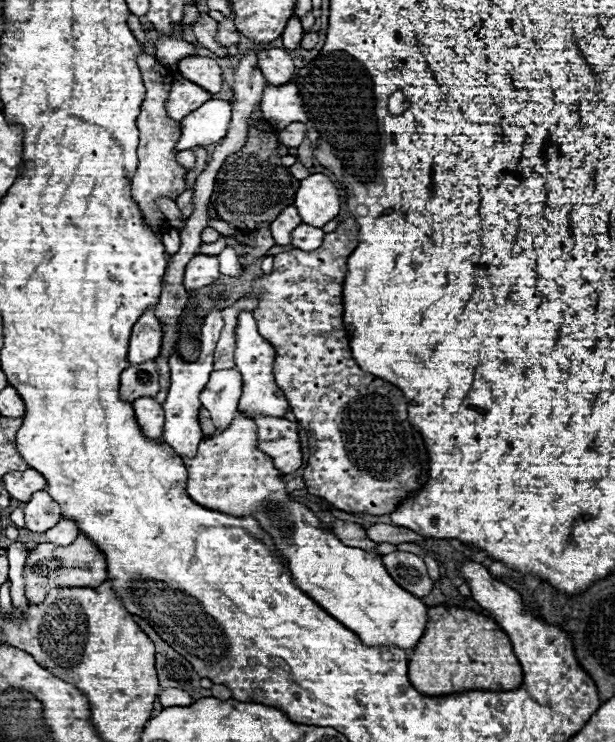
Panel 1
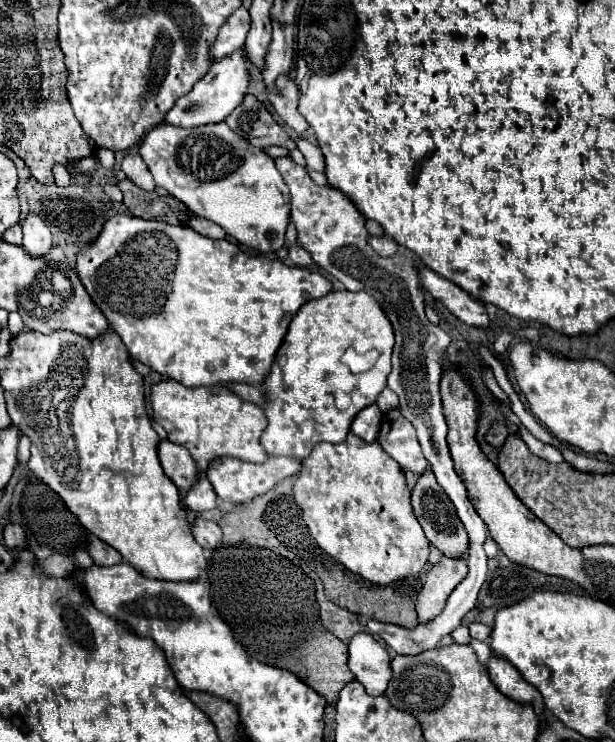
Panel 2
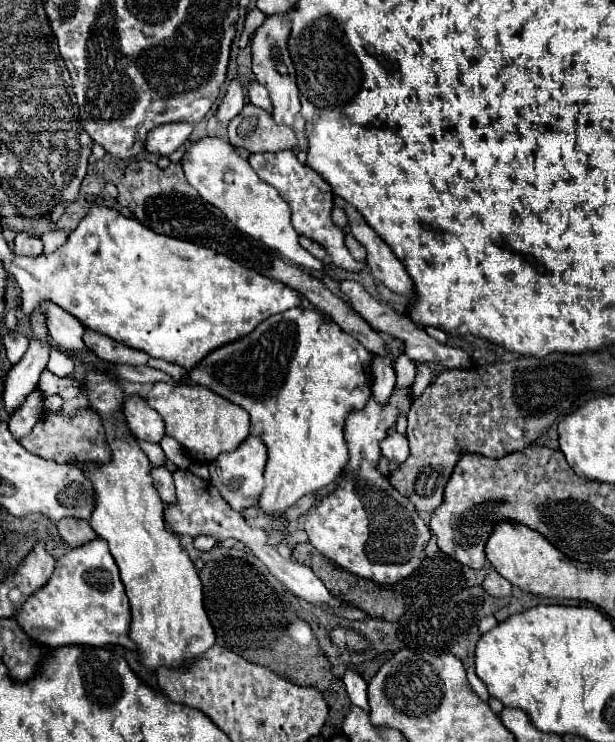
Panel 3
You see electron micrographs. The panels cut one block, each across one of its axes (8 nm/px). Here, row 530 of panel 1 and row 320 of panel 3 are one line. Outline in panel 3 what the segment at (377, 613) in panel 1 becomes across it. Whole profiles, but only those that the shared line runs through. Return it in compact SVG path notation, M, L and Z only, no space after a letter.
M290 308L282 314L276 314L276 316L270 316L268 320L264 320L252 334L232 342L232 344L226 344L214 352L210 352L200 364L198 368L190 370L188 376L194 384L200 384L200 386L206 386L210 390L214 390L216 394L228 398L230 402L242 406L248 414L250 414L250 434L252 436L258 436L266 448L268 448L268 464L266 464L266 470L264 470L264 478L266 478L266 488L260 496L260 508L266 512L266 514L280 514L284 512L288 506L296 504L304 494L312 494L314 490L320 490L328 484L332 484L344 470L346 462L348 462L348 448L346 448L346 442L344 442L344 420L346 416L354 410L354 408L364 408L368 398L370 398L370 384L372 384L372 376L370 376L370 352L358 342L354 340L354 336L350 336L348 332L344 332L342 328L338 328L338 324L334 324L332 318L328 318L326 314L318 312L318 310L308 310L308 308Z

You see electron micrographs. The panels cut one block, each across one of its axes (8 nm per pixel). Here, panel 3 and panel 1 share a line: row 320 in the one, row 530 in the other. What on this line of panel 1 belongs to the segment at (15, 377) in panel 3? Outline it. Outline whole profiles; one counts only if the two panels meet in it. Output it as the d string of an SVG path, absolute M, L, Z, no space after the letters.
M46 490L36 492L24 506L24 512L26 512L26 528L32 532L46 532L62 518L58 502L54 502Z

